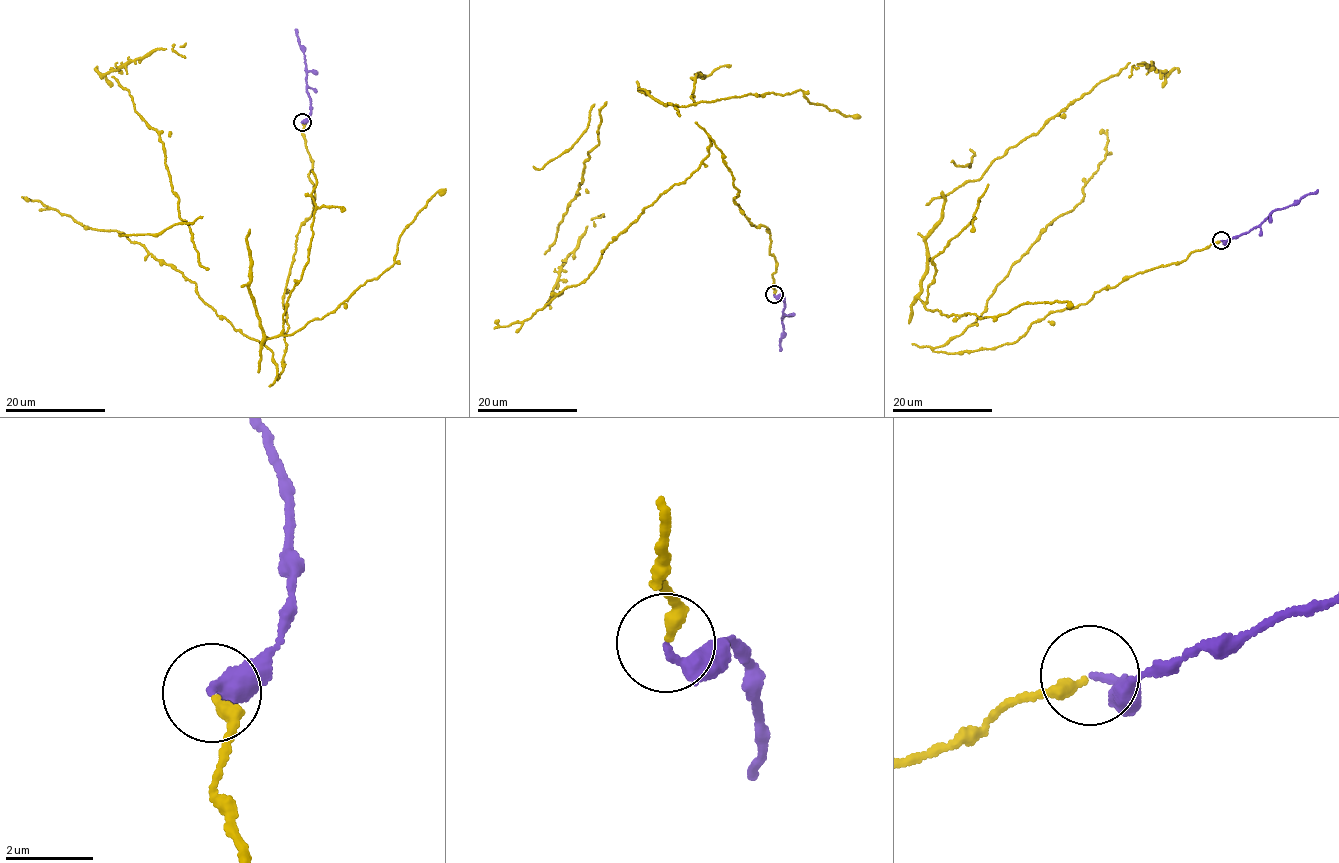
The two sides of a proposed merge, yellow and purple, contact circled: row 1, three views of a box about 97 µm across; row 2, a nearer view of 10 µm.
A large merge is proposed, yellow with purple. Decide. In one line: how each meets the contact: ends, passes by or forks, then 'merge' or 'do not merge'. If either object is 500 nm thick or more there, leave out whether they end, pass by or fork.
yellow ends; purple ends; merge

